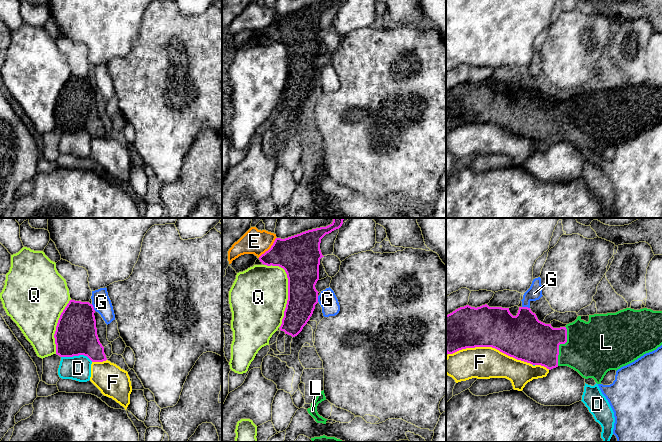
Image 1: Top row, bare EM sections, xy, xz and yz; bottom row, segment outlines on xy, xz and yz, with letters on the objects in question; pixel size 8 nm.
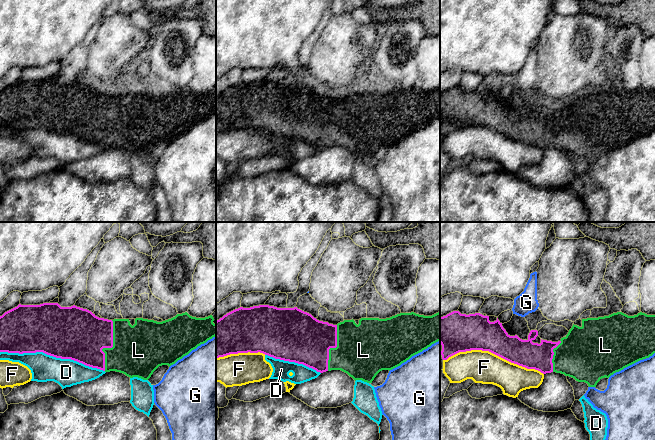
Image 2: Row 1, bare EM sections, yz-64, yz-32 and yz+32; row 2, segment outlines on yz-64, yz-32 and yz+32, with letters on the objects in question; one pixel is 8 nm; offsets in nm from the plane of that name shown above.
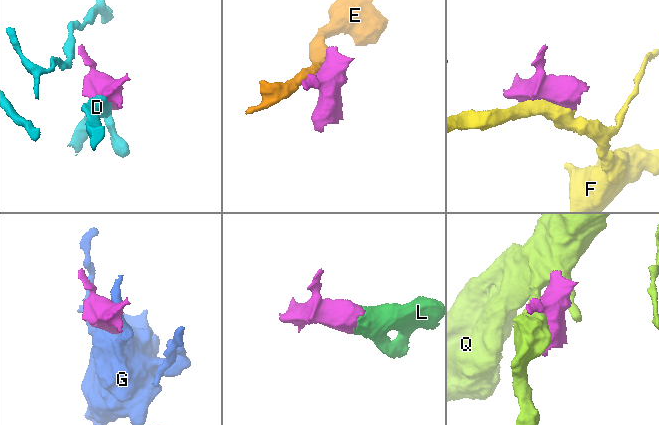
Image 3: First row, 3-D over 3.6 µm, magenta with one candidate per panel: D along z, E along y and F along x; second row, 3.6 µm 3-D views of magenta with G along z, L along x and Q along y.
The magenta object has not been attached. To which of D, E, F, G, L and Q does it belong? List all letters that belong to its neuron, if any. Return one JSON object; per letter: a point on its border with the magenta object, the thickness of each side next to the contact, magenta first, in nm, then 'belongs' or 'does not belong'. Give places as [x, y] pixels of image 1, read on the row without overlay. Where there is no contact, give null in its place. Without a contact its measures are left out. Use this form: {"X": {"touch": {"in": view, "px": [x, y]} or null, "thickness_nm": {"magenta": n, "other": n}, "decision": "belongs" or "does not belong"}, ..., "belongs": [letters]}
{"D": {"touch": {"in": "xy", "px": [77, 131]}, "thickness_nm": {"magenta": 340, "other": 200}, "decision": "does not belong"}, "E": {"touch": {"in": "xz", "px": [270, 24]}, "thickness_nm": {"magenta": 340, "other": 200}, "decision": "does not belong"}, "F": {"touch": {"in": "yz", "px": [490, 122]}, "thickness_nm": {"magenta": 340, "other": 260}, "decision": "does not belong"}, "G": {"touch": {"in": "yz", "px": [526, 83]}, "thickness_nm": {"magenta": 360, "other": 120}, "decision": "does not belong"}, "L": {"touch": {"in": "yz", "px": [560, 119]}, "thickness_nm": {"magenta": 360, "other": 400}, "decision": "belongs"}, "Q": {"touch": {"in": "xz", "px": [288, 65]}, "thickness_nm": {"magenta": 300, "other": 460}, "decision": "does not belong"}, "belongs": ["L"]}

